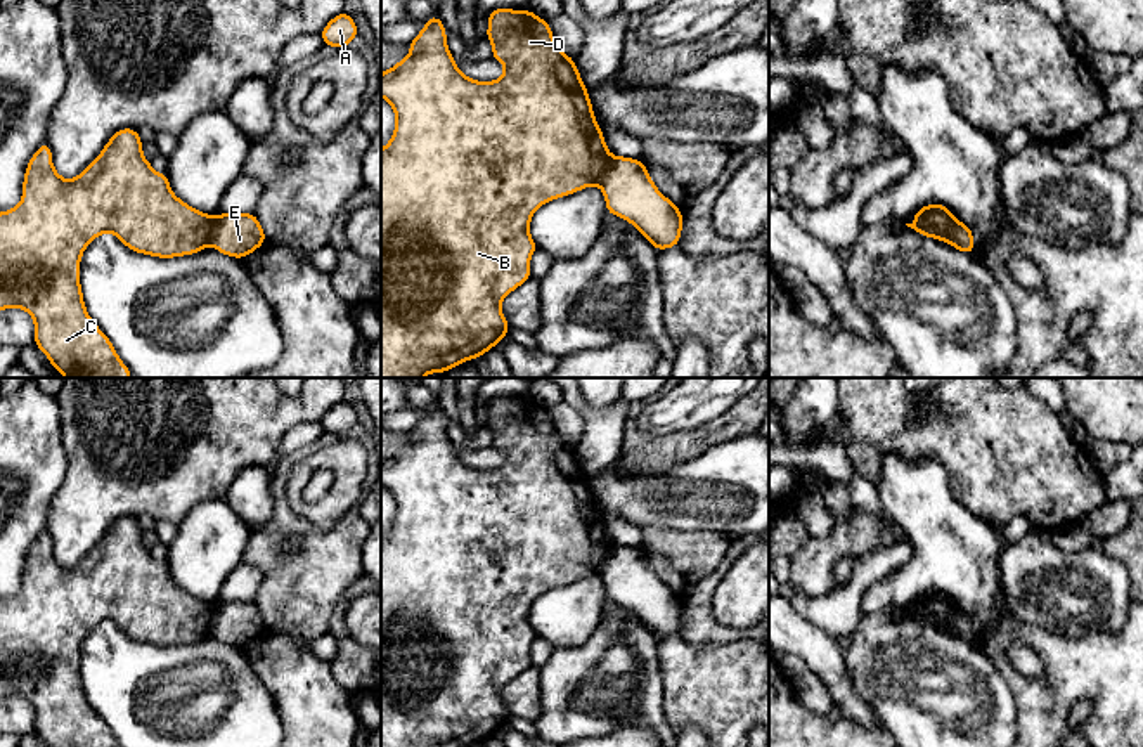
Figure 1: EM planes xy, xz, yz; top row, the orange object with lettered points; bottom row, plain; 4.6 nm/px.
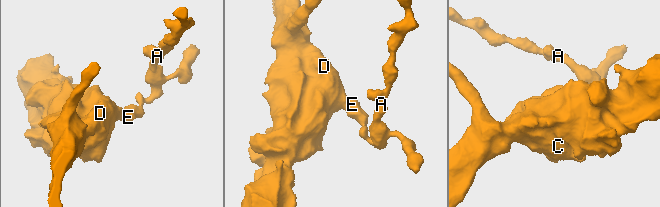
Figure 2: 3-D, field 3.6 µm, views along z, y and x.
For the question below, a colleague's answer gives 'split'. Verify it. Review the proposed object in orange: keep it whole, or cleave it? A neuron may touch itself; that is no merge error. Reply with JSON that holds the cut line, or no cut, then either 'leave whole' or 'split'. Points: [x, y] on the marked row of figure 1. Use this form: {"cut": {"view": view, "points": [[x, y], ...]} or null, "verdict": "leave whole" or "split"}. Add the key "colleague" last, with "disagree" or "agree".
{"cut": {"view": "xy", "points": [[215, 219], [208, 245]]}, "verdict": "split", "colleague": "agree"}

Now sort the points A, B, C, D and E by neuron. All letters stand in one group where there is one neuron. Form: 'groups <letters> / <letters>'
groups A E / B C D

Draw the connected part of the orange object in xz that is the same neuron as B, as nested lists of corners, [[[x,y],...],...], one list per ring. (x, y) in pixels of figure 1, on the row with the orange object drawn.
[[[494,9],[488,14],[485,36],[492,42],[492,57],[504,64],[504,76],[494,81],[476,81],[462,75],[449,52],[440,17],[433,16],[426,23],[409,43],[410,54],[381,73],[381,97],[390,102],[397,116],[391,140],[381,149],[381,378],[424,378],[429,373],[445,373],[469,359],[480,359],[504,340],[509,324],[500,303],[532,277],[530,258],[537,250],[530,236],[532,215],[547,201],[594,185],[611,158],[575,61],[558,47],[547,21],[537,17],[530,9]]]

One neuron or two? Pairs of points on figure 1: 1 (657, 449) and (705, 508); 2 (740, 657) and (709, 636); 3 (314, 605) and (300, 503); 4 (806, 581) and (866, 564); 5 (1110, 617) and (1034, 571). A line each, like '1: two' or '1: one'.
1: two
2: two
3: two
4: two
5: one

